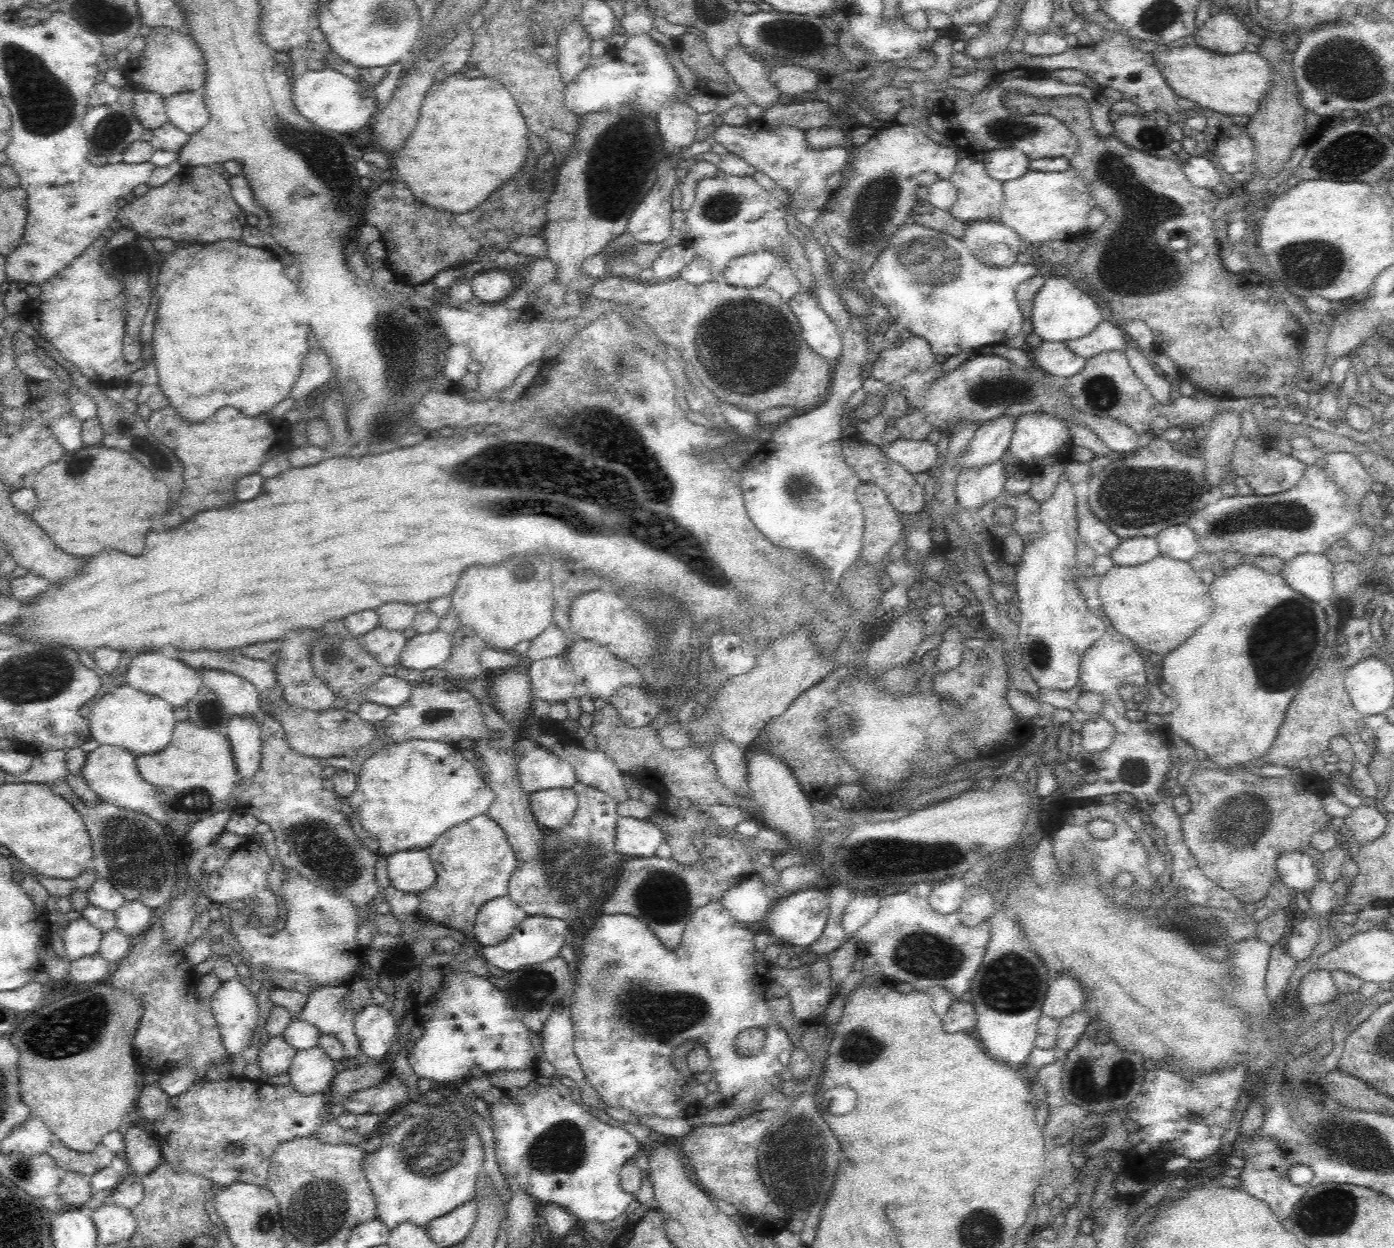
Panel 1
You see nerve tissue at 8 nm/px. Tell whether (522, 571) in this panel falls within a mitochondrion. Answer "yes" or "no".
yes

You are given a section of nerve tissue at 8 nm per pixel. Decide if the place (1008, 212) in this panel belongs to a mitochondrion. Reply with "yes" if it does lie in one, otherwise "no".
no

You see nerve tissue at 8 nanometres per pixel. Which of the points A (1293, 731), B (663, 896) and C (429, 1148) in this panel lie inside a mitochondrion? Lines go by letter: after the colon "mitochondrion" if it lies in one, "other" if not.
A: other
B: mitochondrion
C: mitochondrion

